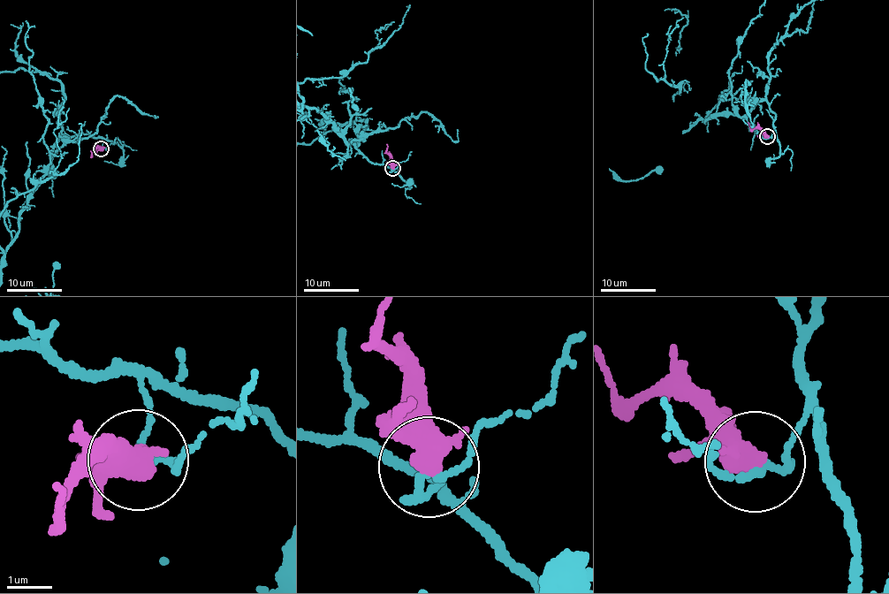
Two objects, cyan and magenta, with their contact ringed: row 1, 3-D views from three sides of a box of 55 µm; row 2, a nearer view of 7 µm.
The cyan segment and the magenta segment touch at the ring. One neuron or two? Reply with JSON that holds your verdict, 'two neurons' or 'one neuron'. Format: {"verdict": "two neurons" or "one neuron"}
{"verdict": "two neurons"}

